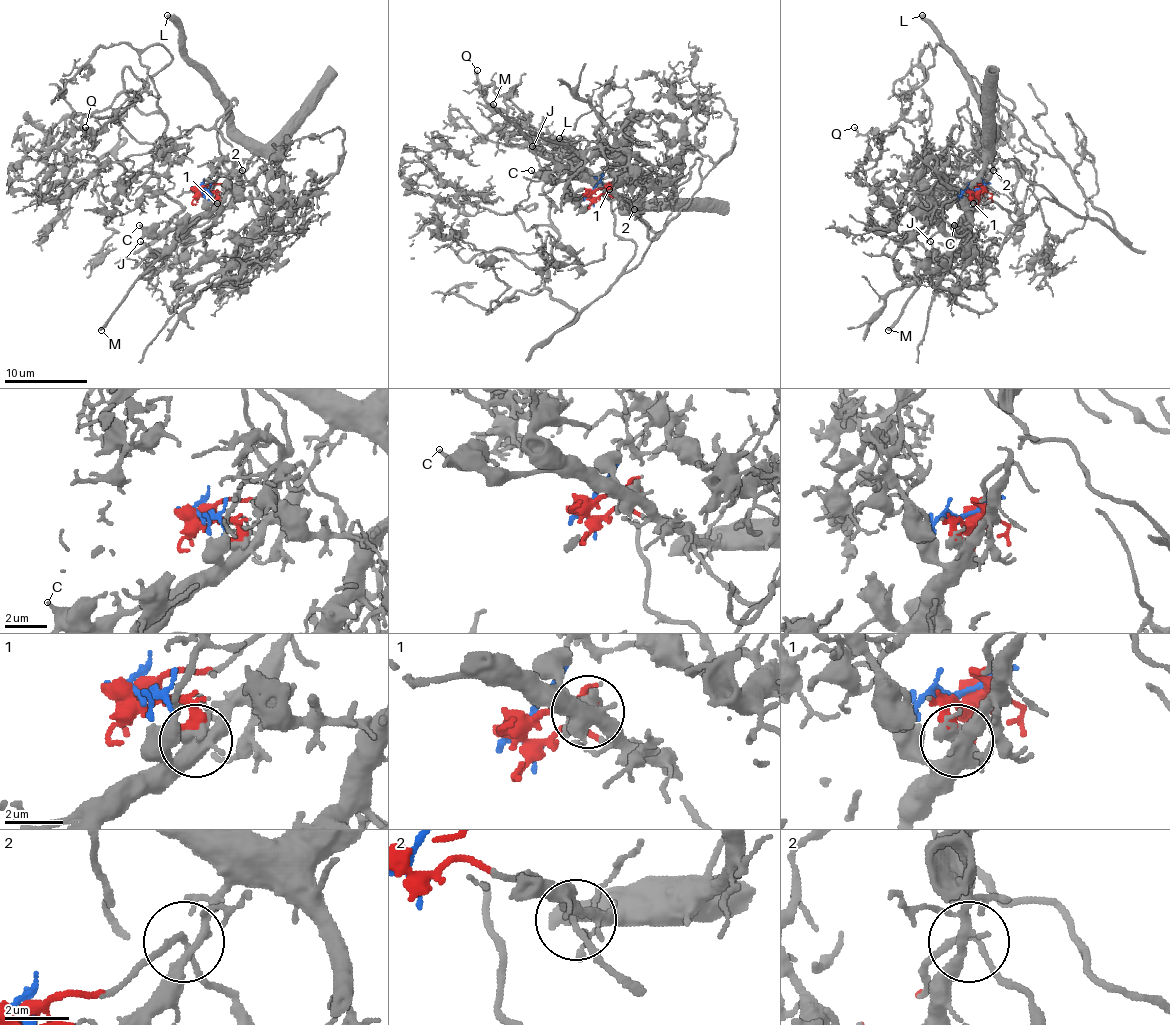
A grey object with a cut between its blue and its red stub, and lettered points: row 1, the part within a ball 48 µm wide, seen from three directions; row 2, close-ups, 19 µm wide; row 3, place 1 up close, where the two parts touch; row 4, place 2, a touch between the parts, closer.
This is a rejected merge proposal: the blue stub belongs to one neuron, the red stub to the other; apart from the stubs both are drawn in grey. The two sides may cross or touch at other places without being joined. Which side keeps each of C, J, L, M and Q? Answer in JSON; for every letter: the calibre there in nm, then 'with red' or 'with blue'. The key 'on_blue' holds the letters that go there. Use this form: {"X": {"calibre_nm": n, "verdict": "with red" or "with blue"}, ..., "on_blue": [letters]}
{"C": {"calibre_nm": 240, "verdict": "with blue"}, "J": {"calibre_nm": 180, "verdict": "with blue"}, "L": {"calibre_nm": 480, "verdict": "with blue"}, "M": {"calibre_nm": 260, "verdict": "with blue"}, "Q": {"calibre_nm": 100, "verdict": "with red"}, "on_blue": ["C", "J", "L", "M"]}

